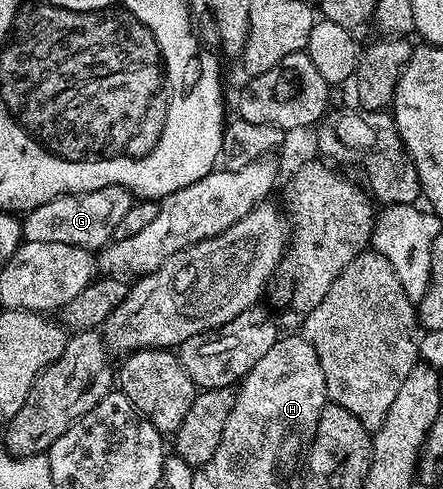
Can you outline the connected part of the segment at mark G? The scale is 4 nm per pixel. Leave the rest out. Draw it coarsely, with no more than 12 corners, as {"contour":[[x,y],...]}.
{"contour":[[130,192],[61,195],[20,219],[28,243],[97,253],[114,239]]}

